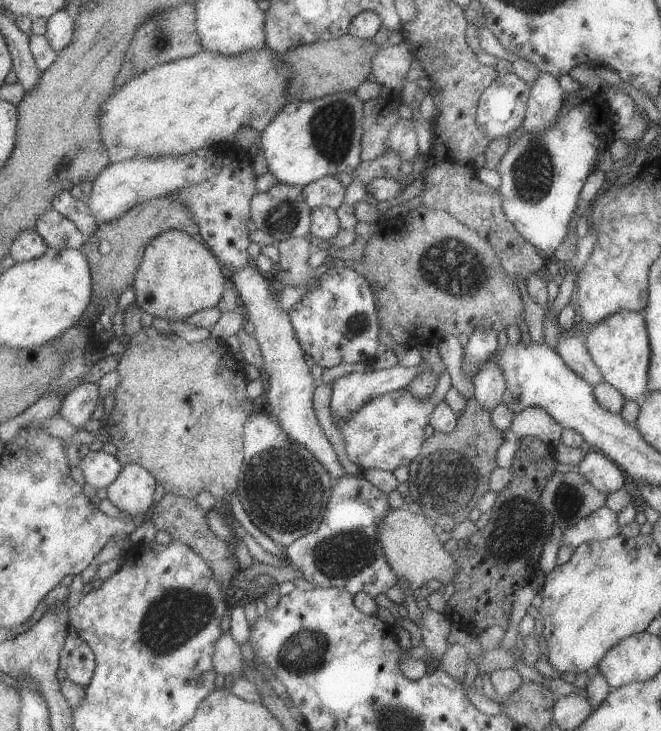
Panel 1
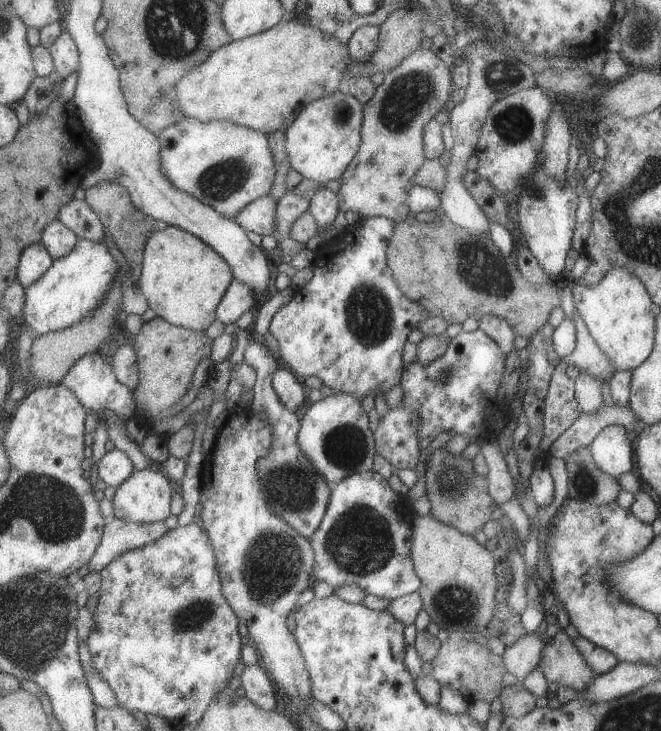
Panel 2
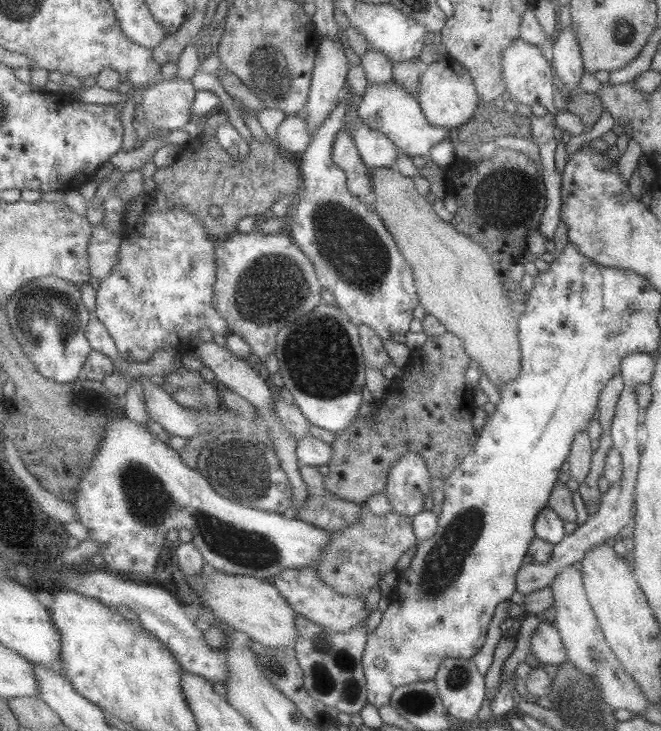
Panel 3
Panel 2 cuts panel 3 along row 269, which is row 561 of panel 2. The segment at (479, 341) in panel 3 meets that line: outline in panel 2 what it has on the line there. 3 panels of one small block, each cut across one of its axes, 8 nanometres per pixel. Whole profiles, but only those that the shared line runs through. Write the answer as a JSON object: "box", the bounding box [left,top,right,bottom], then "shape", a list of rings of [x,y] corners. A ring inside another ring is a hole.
{"box":[410,514,497,637],"shape":[[[414,514],[412,519],[414,523],[411,524],[410,556],[415,566],[415,572],[422,581],[422,586],[417,591],[419,596],[422,596],[423,610],[437,628],[445,630],[452,637],[465,632],[485,634],[487,626],[493,618],[493,612],[497,608],[495,560],[491,552],[485,546],[478,544],[471,535],[463,534],[455,527],[435,520],[430,514],[424,516]]]}

